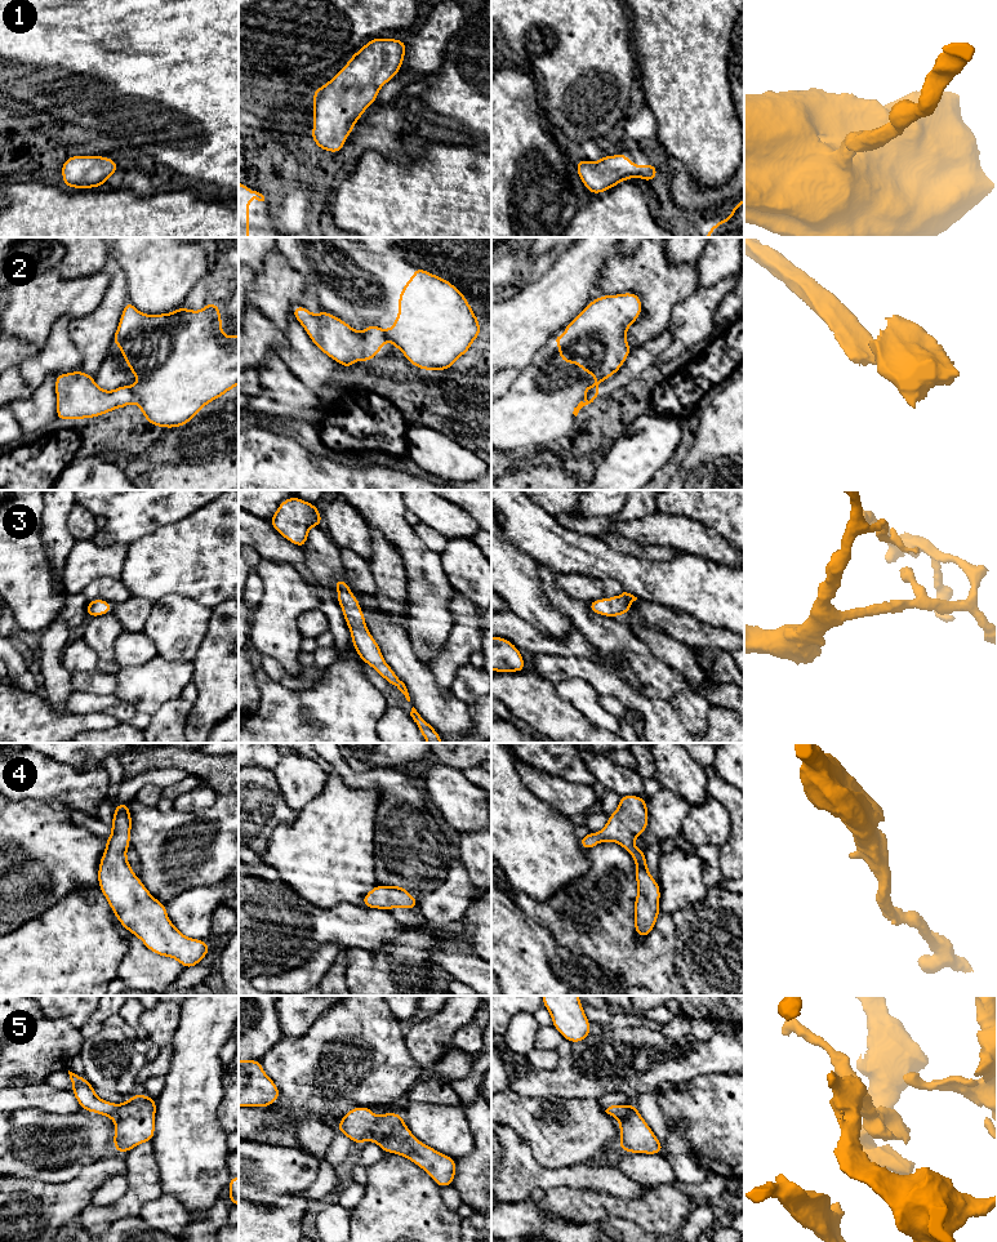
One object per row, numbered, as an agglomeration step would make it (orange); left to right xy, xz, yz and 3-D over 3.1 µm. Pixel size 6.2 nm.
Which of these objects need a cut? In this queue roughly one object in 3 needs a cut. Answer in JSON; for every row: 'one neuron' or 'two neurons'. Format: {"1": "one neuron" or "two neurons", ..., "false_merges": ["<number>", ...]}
{"1": "one neuron", "2": "two neurons", "3": "one neuron", "4": "one neuron", "5": "one neuron", "false_merges": ["2"]}

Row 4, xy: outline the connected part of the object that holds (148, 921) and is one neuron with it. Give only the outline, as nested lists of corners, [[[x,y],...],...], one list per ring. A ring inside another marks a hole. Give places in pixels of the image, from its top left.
[[[117,802],[110,824],[111,836],[98,868],[98,886],[121,926],[155,954],[172,957],[184,969],[197,966],[212,951],[205,940],[184,936],[169,920],[166,905],[150,894],[133,872],[126,850],[130,846],[129,803]]]

